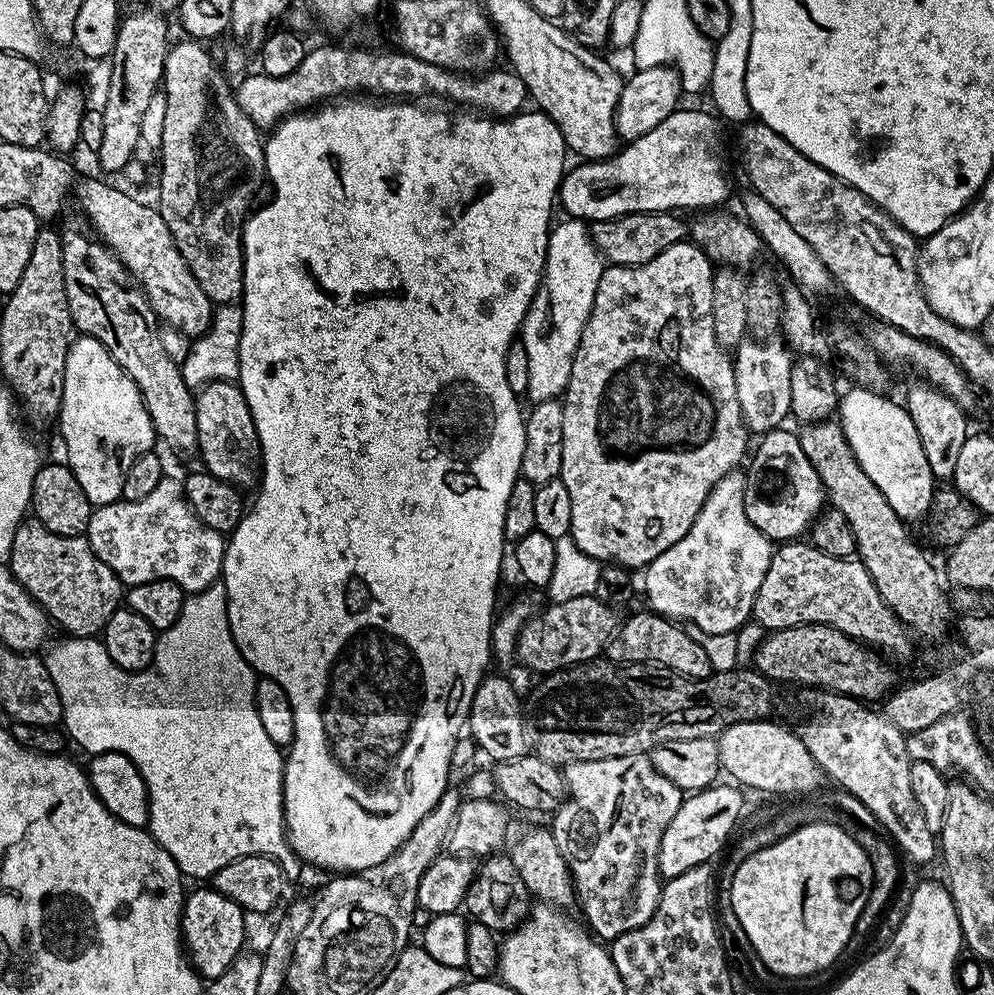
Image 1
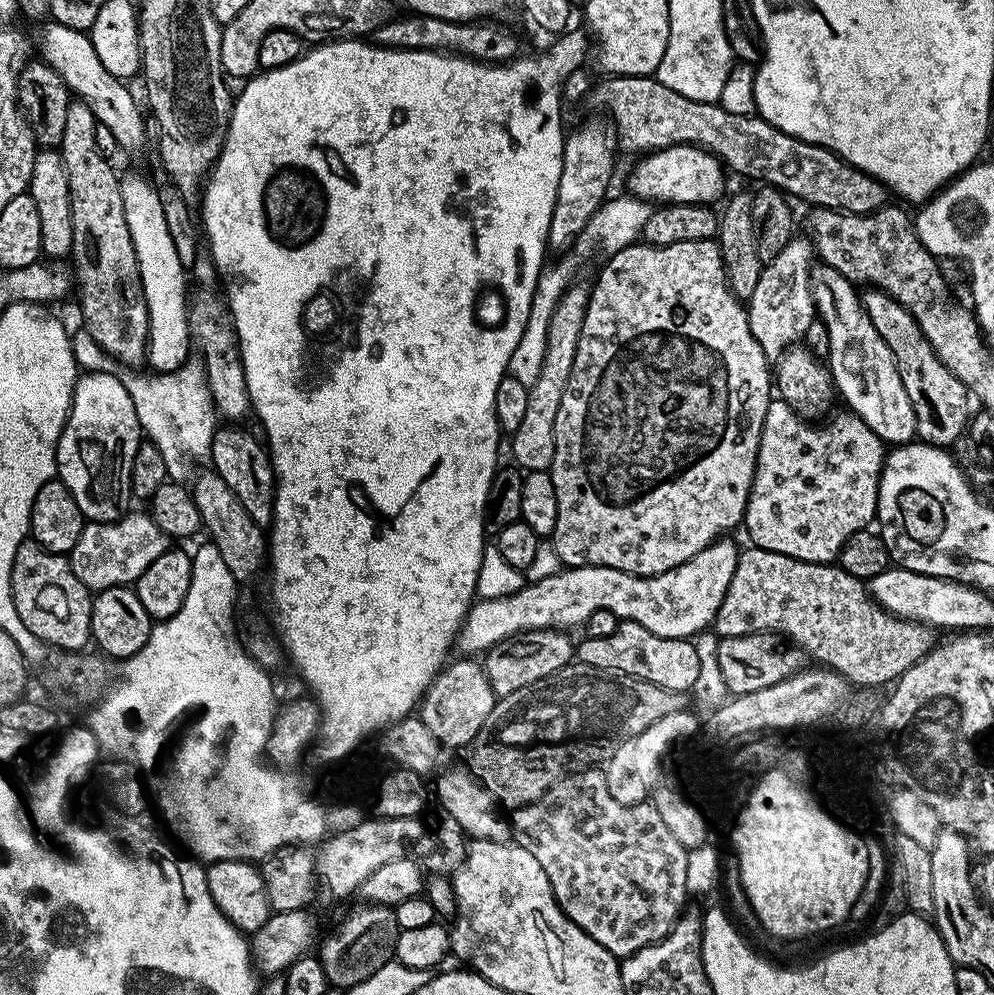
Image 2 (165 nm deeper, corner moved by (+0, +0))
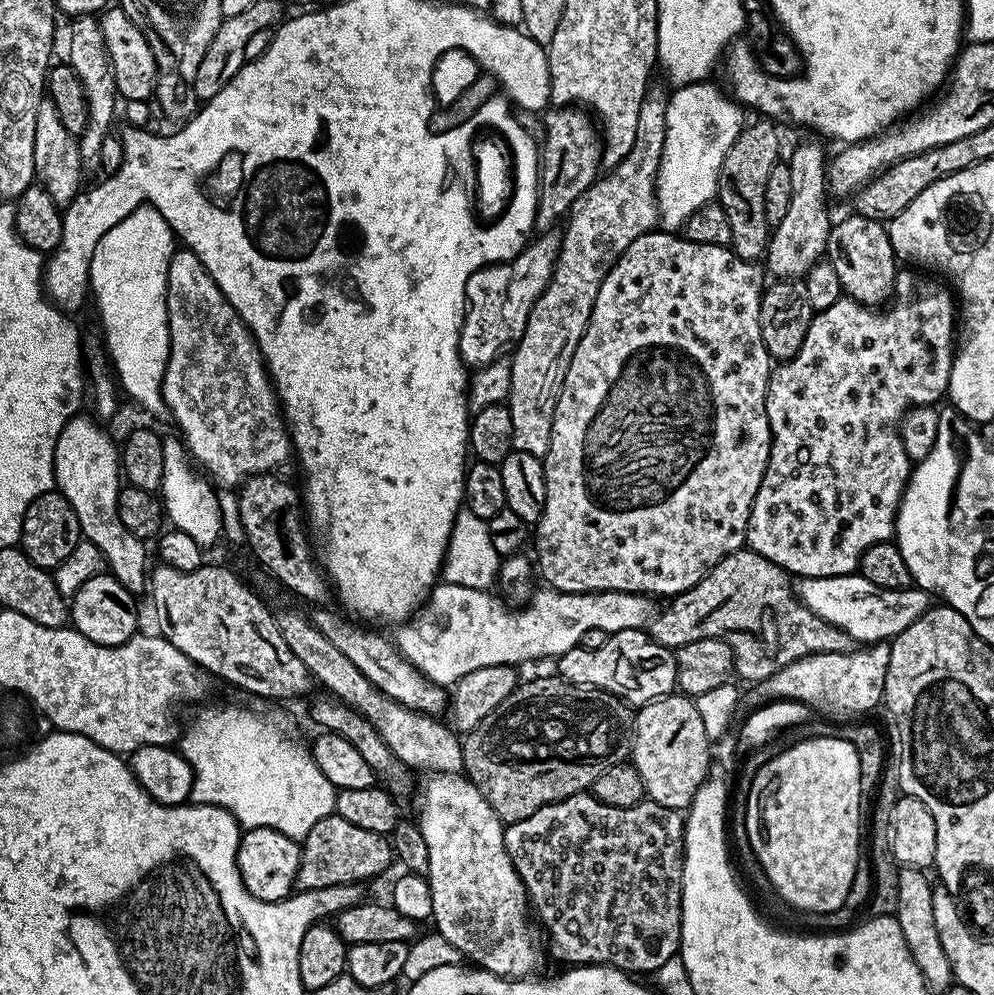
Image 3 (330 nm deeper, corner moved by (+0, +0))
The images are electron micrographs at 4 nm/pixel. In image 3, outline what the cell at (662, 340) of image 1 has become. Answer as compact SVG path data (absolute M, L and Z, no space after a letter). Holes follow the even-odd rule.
M653 230L642 234L616 260L616 264L604 276L602 286L598 290L598 298L594 298L594 310L590 314L590 322L578 342L578 350L574 350L574 358L570 358L570 366L564 375L560 393L556 399L554 422L552 423L552 437L548 452L543 456L544 477L546 478L546 506L542 510L542 518L534 525L534 544L536 540L536 556L534 564L538 569L538 576L549 588L557 588L560 592L635 592L649 598L664 596L671 598L679 596L681 592L690 590L703 578L707 572L722 558L731 552L741 551L745 547L748 534L748 519L754 498L758 494L758 486L764 477L768 465L768 455L772 449L772 431L766 414L766 394L768 393L768 373L770 371L770 357L766 346L762 342L762 330L758 326L758 310L760 297L766 288L766 272L759 263L738 258L731 247L706 246L698 242L685 240L683 235L673 234L668 230Z

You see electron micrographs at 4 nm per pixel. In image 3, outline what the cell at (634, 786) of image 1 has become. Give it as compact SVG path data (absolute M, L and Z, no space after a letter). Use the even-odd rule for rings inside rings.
M581 794L553 804L543 804L540 811L530 814L530 818L522 818L505 827L504 845L510 854L510 862L522 878L524 888L528 892L531 911L535 919L537 916L544 923L544 928L548 931L548 940L552 943L552 952L558 959L565 960L565 965L568 966L603 964L629 974L640 974L636 972L658 971L671 956L673 959L679 953L680 891L684 873L684 821L685 817L679 811L655 803L641 802L629 808L615 808L598 802L591 794Z

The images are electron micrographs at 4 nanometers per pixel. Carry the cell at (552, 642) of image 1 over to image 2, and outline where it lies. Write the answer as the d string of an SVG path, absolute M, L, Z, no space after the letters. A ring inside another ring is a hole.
M539 628L533 632L519 632L489 648L483 657L484 673L497 698L514 694L522 686L530 686L555 672L562 672L574 660L574 640L569 633L555 628Z

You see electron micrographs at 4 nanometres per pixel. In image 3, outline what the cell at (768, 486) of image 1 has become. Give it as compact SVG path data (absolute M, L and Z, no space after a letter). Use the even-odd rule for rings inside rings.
M904 270L897 271L896 285L892 288L892 294L887 301L886 307L883 310L877 310L875 307L860 304L859 301L851 298L841 298L838 302L834 302L834 306L826 306L826 310L815 313L813 315L810 326L806 330L806 338L802 338L802 346L798 350L798 354L794 354L783 362L777 363L775 367L768 373L768 393L766 394L766 414L770 422L770 430L772 431L772 449L768 455L768 465L764 471L762 482L758 486L758 494L752 503L750 510L750 518L748 519L748 534L746 537L746 544L751 551L757 552L762 558L766 558L770 562L774 562L785 572L791 574L796 578L807 578L813 580L814 578L830 578L831 576L850 576L853 575L860 567L860 559L862 554L870 546L874 546L883 540L891 541L896 530L896 511L900 508L900 499L904 497L904 487L908 485L908 478L912 474L914 462L906 454L906 446L904 439L900 436L900 424L904 420L904 415L907 414L909 408L918 408L921 406L932 406L937 402L935 400L944 400L948 391L948 383L950 382L950 370L952 369L952 358L954 355L954 340L952 344L952 308L954 312L954 296L951 291L948 292L936 280L931 280L928 276L923 276L922 273L916 272L920 270L908 270L912 272L904 272Z

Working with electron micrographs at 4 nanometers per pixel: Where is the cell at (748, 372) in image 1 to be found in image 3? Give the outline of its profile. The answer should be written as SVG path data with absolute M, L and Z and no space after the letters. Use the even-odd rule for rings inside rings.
M800 144L793 150L792 157L787 157L786 162L790 166L790 210L786 210L786 218L782 218L782 222L771 229L766 268L776 278L803 278L815 264L821 263L827 253L828 235L833 225L833 221L828 220L830 193L824 148L820 144Z

